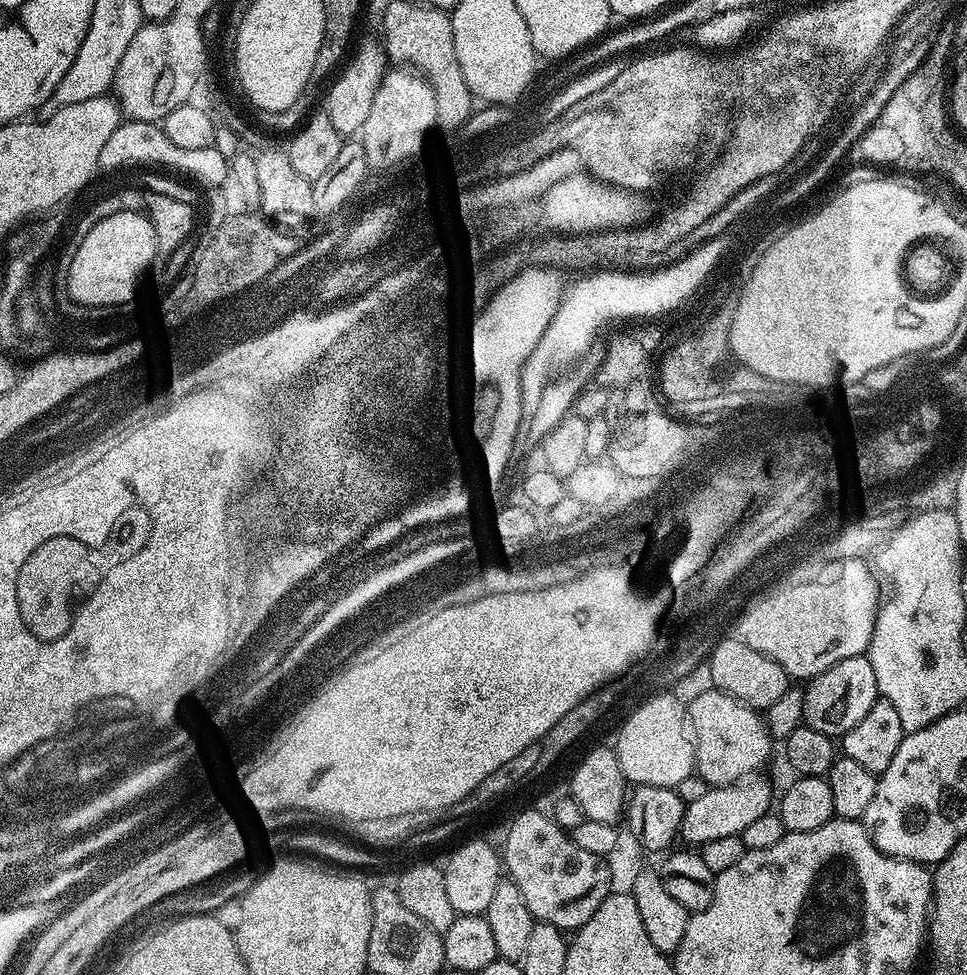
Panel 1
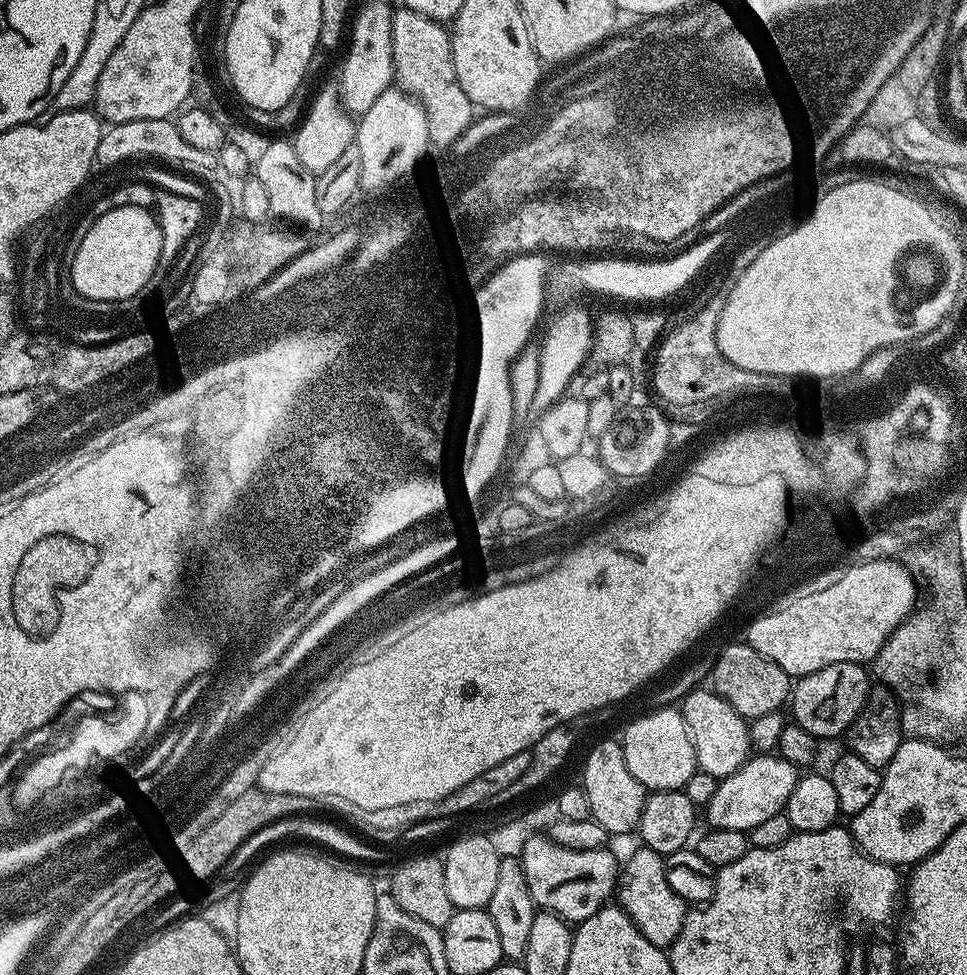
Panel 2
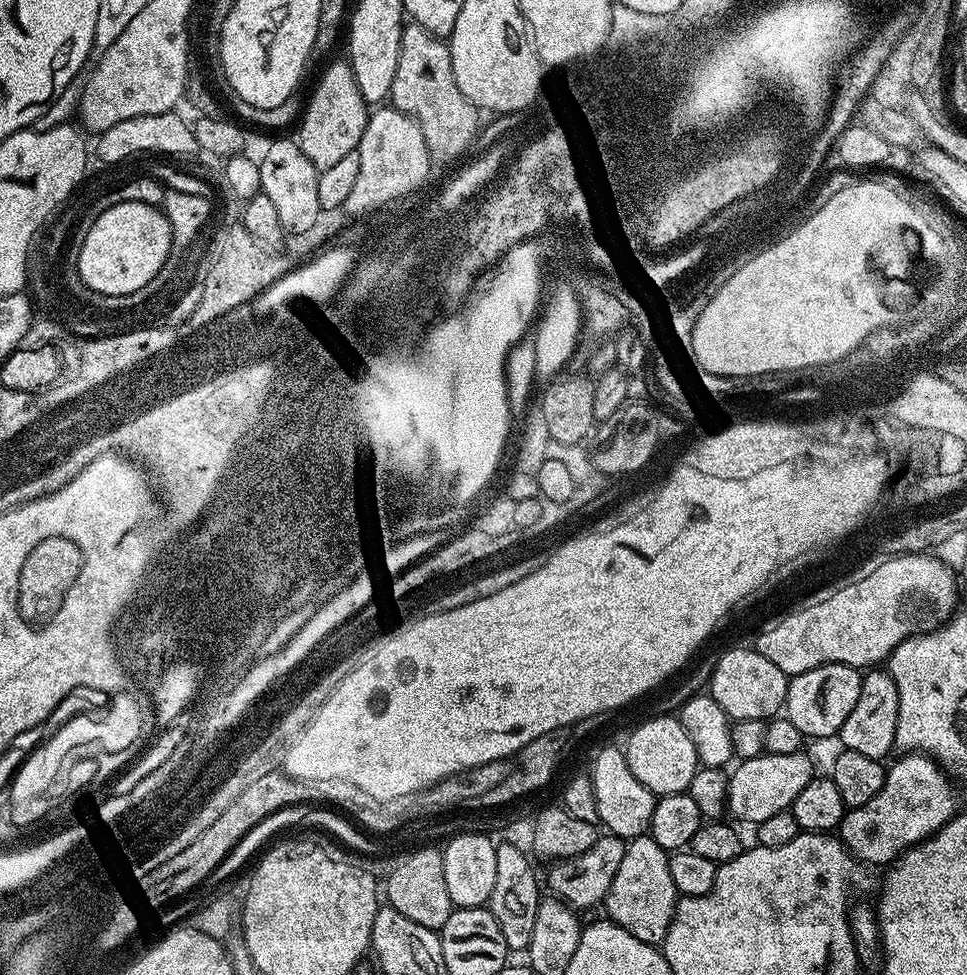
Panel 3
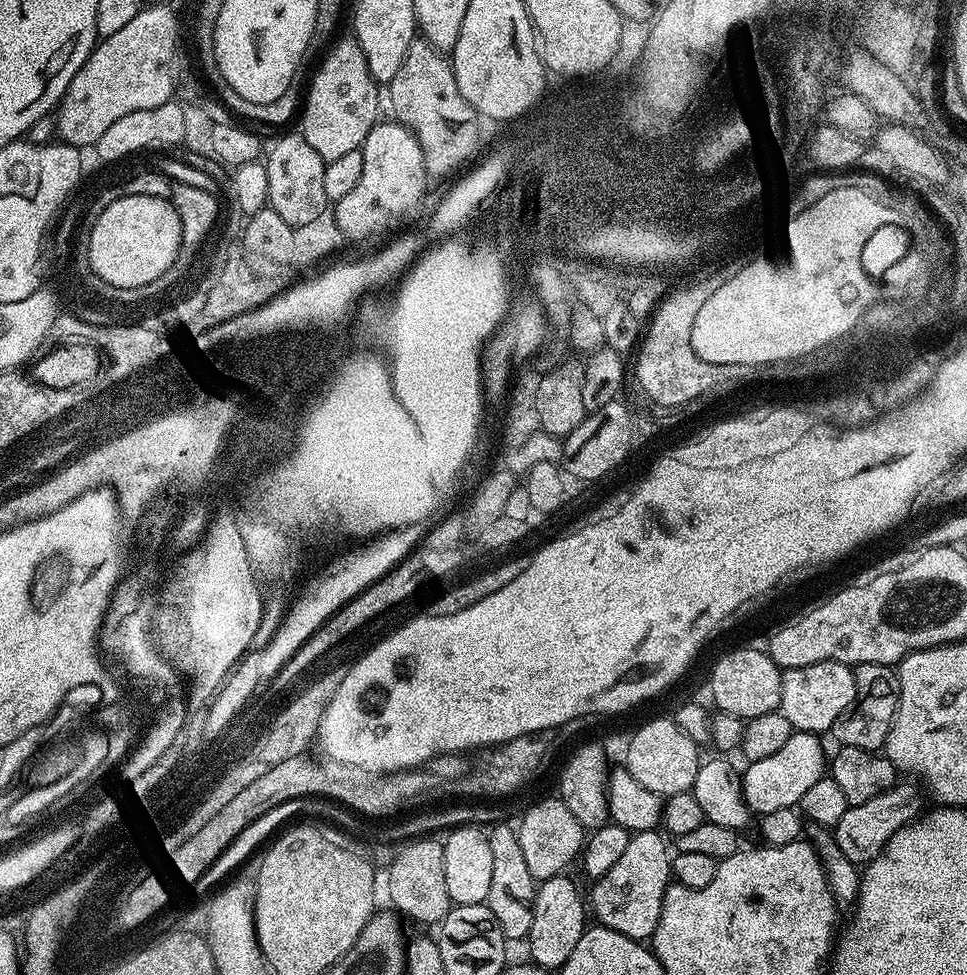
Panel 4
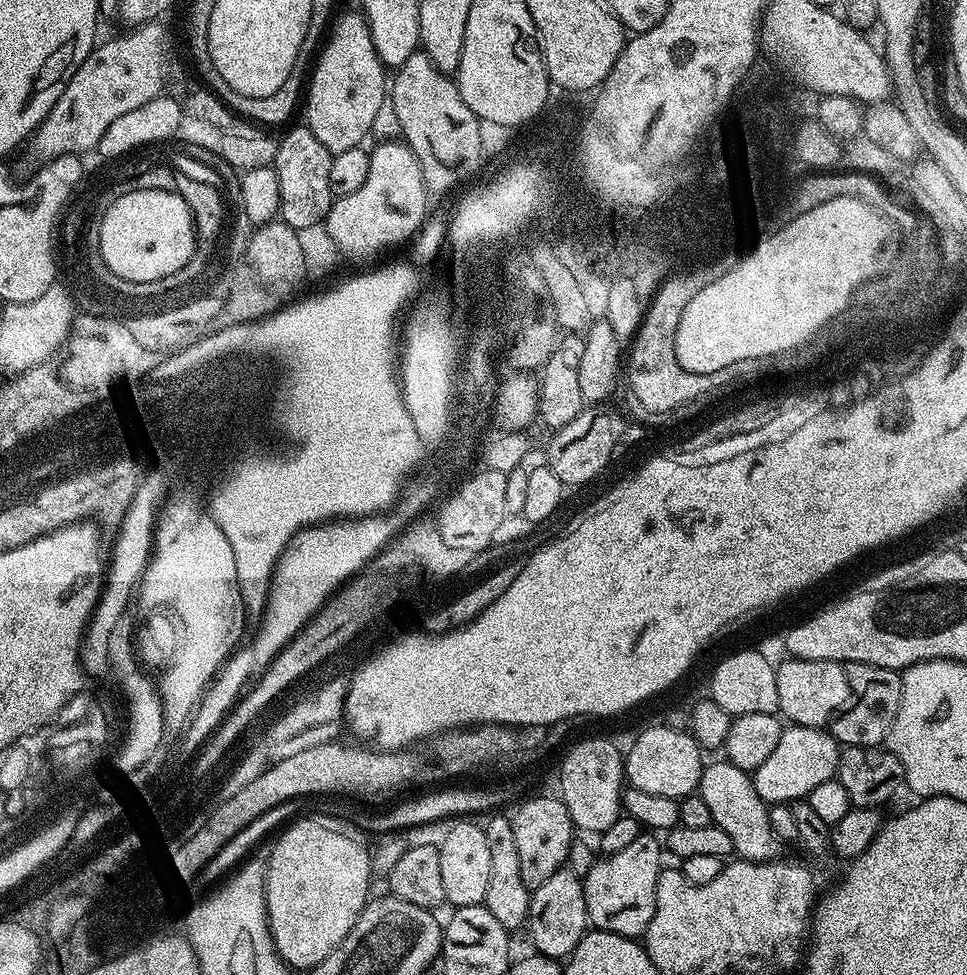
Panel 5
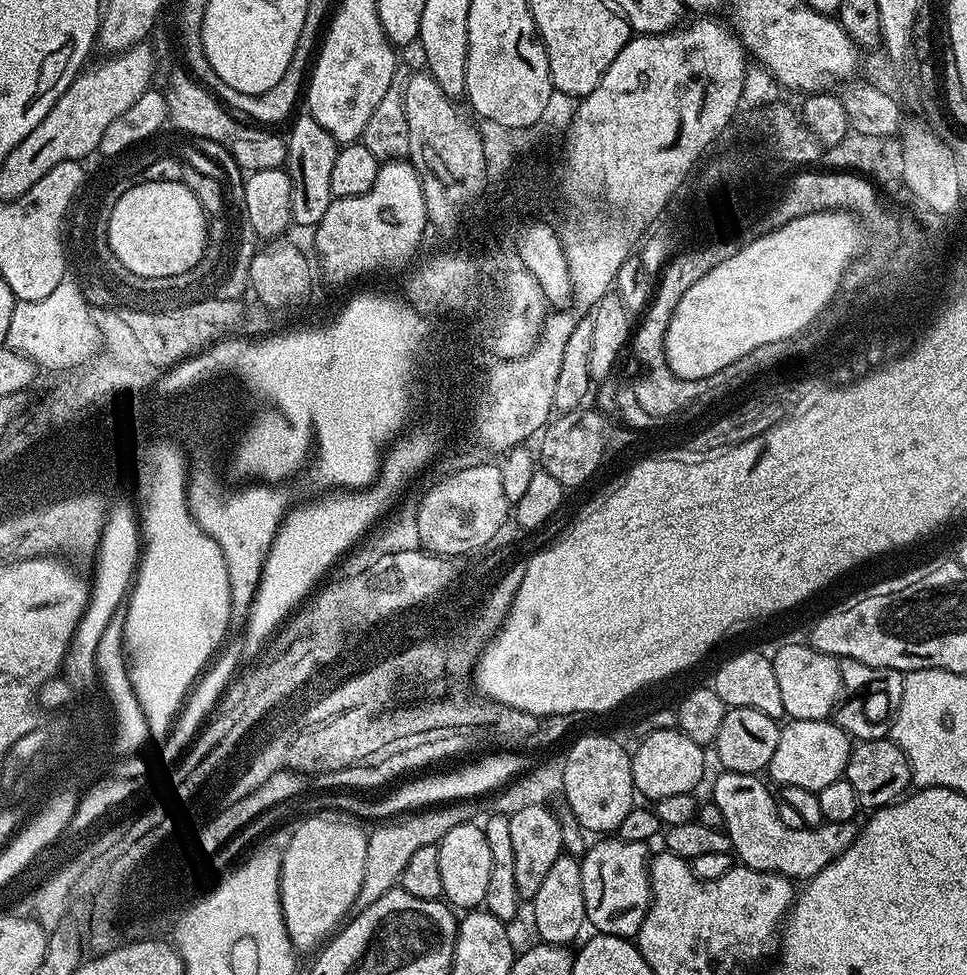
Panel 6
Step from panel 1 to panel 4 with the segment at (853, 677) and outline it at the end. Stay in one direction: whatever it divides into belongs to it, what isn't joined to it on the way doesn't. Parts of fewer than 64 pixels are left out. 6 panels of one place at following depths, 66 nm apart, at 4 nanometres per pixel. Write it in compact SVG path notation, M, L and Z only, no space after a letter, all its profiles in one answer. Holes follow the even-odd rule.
M823 660L810 666L787 669L782 675L784 690L778 711L792 723L797 732L831 733L856 702L856 674L849 665L837 660Z

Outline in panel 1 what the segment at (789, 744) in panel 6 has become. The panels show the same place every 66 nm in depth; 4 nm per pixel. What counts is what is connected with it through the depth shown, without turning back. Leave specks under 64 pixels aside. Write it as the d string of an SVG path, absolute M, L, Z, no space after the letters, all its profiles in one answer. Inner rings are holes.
M749 778L739 784L721 784L709 786L706 794L695 802L690 802L684 809L684 816L680 820L679 839L685 840L685 845L699 846L706 842L714 842L714 838L726 838L727 836L739 836L750 822L762 818L773 807L774 792L764 780Z

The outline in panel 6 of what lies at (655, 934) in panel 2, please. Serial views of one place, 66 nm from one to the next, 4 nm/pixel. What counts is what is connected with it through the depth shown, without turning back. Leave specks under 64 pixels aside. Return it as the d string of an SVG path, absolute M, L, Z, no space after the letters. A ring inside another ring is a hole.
M600 838L580 860L584 919L602 936L634 938L642 926L652 901L648 877L649 845L642 841Z

